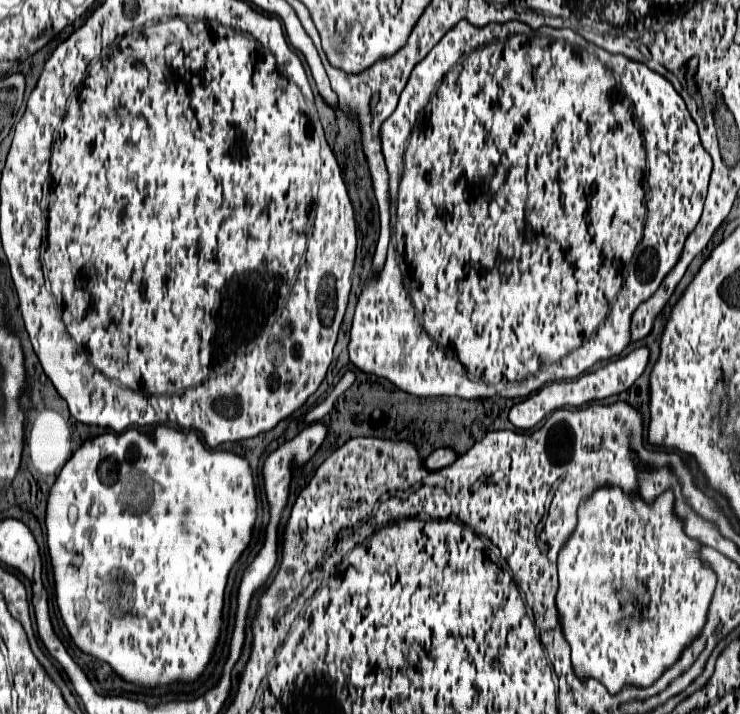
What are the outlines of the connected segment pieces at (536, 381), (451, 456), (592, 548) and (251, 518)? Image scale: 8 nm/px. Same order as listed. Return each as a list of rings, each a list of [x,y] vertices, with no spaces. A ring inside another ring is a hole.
[[[459,21],[455,25],[455,29],[451,29],[431,49],[431,53],[423,61],[419,61],[415,65],[415,69],[413,69],[413,73],[409,77],[409,83],[407,83],[407,87],[401,93],[401,99],[399,99],[399,105],[397,105],[395,113],[381,127],[381,143],[383,143],[383,155],[385,155],[385,163],[387,163],[390,175],[390,213],[391,222],[393,224],[396,222],[393,231],[397,240],[397,247],[394,236],[392,236],[383,273],[379,273],[377,277],[371,277],[369,283],[365,285],[361,297],[359,297],[359,303],[357,303],[357,309],[355,309],[353,327],[351,327],[349,359],[351,359],[351,363],[357,369],[361,369],[365,373],[375,373],[377,377],[385,377],[393,385],[397,385],[399,389],[403,389],[403,391],[407,391],[411,395],[417,395],[417,397],[453,397],[453,395],[461,397],[461,399],[481,399],[481,397],[493,397],[493,395],[501,395],[501,397],[527,397],[529,393],[537,391],[545,383],[563,381],[563,379],[575,379],[575,377],[583,375],[587,369],[591,369],[597,361],[617,357],[629,345],[629,323],[631,323],[631,315],[633,315],[635,307],[639,307],[639,303],[647,301],[655,293],[655,289],[661,285],[663,277],[679,261],[687,235],[699,223],[699,217],[701,217],[701,211],[703,211],[703,201],[705,201],[705,195],[707,195],[709,175],[711,175],[711,157],[707,155],[707,151],[701,145],[701,139],[699,139],[699,133],[697,133],[697,125],[693,123],[693,119],[691,119],[691,115],[689,115],[681,95],[673,89],[673,85],[663,75],[651,71],[647,65],[643,65],[639,61],[633,61],[633,59],[629,59],[625,55],[613,55],[613,53],[603,51],[597,45],[593,45],[593,43],[585,41],[583,37],[579,37],[571,29],[553,31],[549,27],[541,27],[539,31],[531,31],[529,25],[523,25],[519,21],[509,21],[509,23],[503,23],[503,25],[493,23],[493,25],[487,25],[487,27],[473,27],[467,21]],[[399,258],[404,258],[405,260],[405,263],[401,263],[401,271],[399,263],[397,263]]]
[[[443,447],[443,449],[433,451],[433,453],[425,459],[425,465],[427,465],[427,469],[437,471],[437,469],[443,469],[443,467],[451,465],[457,457],[459,457],[459,455],[457,455],[451,447]]]
[[[603,487],[603,489],[597,489],[591,495],[591,499],[581,503],[577,529],[559,553],[559,591],[557,591],[557,607],[559,607],[559,615],[561,615],[563,633],[565,633],[567,643],[571,643],[571,661],[573,661],[575,673],[581,679],[589,679],[595,675],[595,679],[603,681],[611,689],[611,693],[621,691],[625,683],[647,687],[655,679],[659,679],[659,675],[679,659],[683,647],[687,647],[701,633],[701,629],[705,625],[707,607],[711,603],[711,595],[715,591],[715,573],[705,563],[699,561],[699,547],[701,547],[699,541],[689,539],[683,533],[683,521],[673,513],[673,493],[671,491],[665,491],[663,495],[659,495],[653,505],[647,505],[641,497],[629,497],[619,487]],[[645,595],[649,595],[649,604],[644,606]]]
[[[159,425],[151,433],[143,433],[139,429],[127,429],[123,433],[109,431],[109,433],[95,437],[95,439],[85,441],[73,453],[73,457],[65,463],[61,473],[57,475],[57,481],[49,491],[47,513],[45,513],[47,547],[49,547],[49,559],[53,565],[53,581],[55,581],[55,601],[57,601],[57,609],[61,613],[61,619],[63,619],[73,643],[77,645],[77,649],[111,665],[113,673],[117,673],[123,681],[145,687],[145,689],[197,681],[203,675],[203,671],[207,669],[207,665],[211,663],[211,657],[215,653],[215,647],[217,647],[217,641],[221,635],[221,623],[223,623],[225,585],[227,585],[233,565],[239,561],[239,557],[243,555],[243,551],[249,547],[249,543],[253,539],[255,519],[257,519],[257,485],[255,485],[255,477],[249,467],[249,461],[241,455],[231,453],[231,451],[207,449],[195,431],[183,433],[183,431]],[[75,555],[83,557],[83,559],[79,559],[81,561],[79,567],[75,565]],[[167,559],[173,561],[169,569],[165,569]]]

